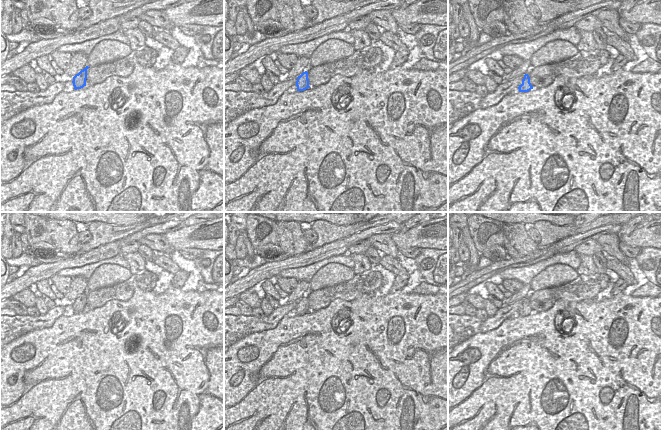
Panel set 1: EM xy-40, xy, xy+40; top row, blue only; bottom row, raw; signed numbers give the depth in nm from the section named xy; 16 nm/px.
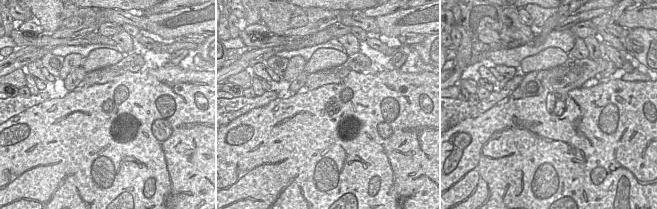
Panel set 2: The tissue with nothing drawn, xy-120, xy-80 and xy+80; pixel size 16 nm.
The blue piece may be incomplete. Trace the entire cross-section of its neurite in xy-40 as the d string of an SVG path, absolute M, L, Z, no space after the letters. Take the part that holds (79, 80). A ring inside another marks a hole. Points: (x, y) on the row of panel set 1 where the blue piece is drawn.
M86 66L83 70L81 70L78 74L76 74L73 77L72 83L73 83L73 86L74 86L75 90L81 89L84 86L86 86L87 69L88 68L90 68L90 67Z

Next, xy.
M307 71L303 72L300 76L297 77L296 86L297 91L304 91L310 87Z

